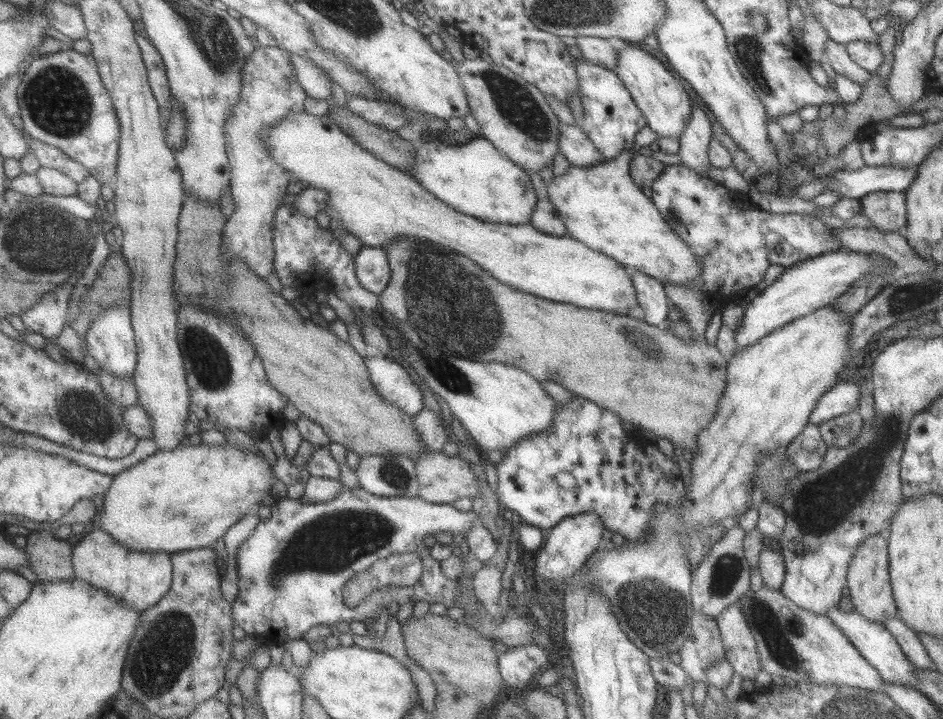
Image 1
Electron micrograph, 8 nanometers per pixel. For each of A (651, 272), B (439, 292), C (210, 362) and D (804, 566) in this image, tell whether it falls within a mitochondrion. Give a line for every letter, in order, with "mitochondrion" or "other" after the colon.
A: other
B: mitochondrion
C: mitochondrion
D: other

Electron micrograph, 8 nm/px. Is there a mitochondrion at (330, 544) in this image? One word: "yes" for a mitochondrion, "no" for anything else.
yes

